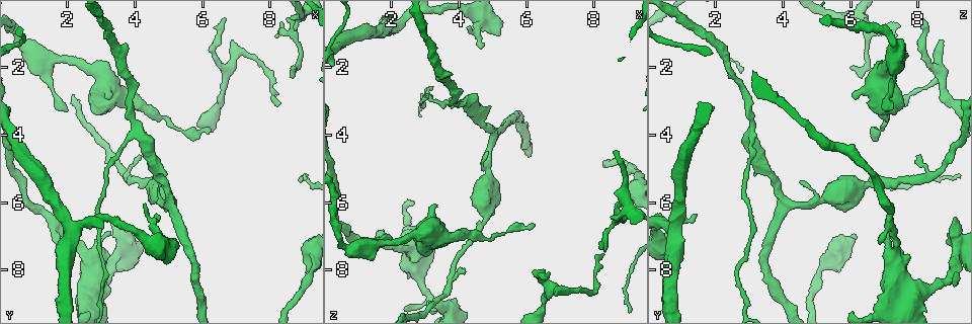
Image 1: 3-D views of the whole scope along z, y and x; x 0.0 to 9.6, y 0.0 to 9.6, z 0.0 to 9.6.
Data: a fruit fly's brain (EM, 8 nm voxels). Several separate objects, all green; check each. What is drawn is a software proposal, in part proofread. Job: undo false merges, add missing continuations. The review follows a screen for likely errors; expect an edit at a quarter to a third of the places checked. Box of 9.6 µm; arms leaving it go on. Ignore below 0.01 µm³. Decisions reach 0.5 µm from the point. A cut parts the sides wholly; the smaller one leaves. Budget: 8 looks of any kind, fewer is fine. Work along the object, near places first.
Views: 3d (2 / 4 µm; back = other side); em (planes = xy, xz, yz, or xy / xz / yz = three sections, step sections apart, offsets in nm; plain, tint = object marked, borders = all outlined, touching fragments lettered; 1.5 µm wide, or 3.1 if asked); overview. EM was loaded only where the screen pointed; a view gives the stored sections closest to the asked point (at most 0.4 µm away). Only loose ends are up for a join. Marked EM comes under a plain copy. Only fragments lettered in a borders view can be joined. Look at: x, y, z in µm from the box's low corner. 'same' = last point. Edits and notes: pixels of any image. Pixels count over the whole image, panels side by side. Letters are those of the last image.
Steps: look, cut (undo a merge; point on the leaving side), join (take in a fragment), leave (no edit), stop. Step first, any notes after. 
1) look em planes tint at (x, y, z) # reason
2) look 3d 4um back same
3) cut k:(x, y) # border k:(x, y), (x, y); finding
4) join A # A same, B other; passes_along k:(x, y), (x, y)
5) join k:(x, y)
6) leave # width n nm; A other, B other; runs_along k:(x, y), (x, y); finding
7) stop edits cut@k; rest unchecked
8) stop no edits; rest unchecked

look em planes borders at (8.80, 1.95, 6.45) # sharp bend

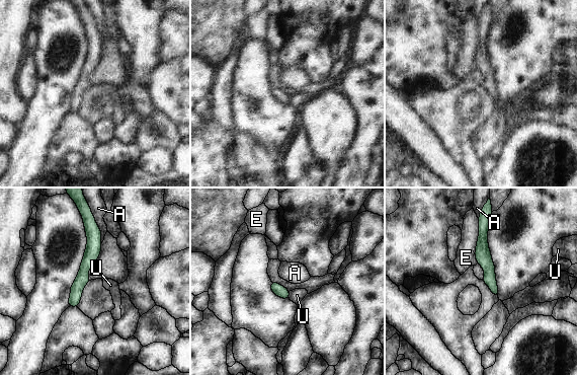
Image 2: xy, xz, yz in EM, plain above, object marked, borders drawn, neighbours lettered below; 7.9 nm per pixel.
leave # width 90 nm; A other, E other, U other; runs_along 2:(90, 225), (92, 252), (71, 304); all the same cell

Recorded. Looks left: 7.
look em planes borders at (6.15, 3.90, 6.65) # end of a long branch

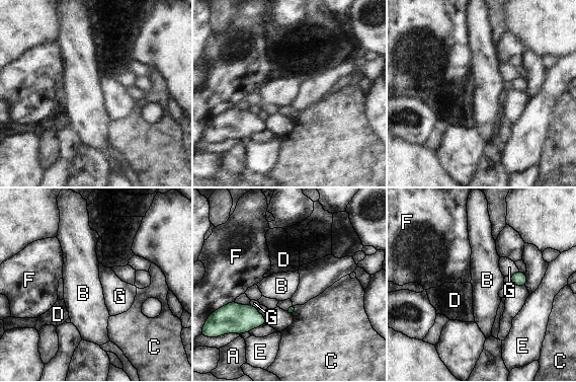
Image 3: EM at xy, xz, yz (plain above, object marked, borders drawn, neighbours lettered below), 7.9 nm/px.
leave # A other, B other, C other, D other, E other, F other, G other; border 3:(518, 271), (510, 277); none of them fits

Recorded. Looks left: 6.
look 3d 2um at (3.30, 6.90, 7.15) # free end

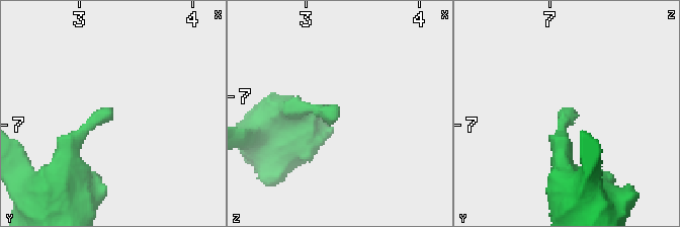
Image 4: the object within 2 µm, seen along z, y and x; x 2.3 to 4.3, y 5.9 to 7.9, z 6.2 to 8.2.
look em planes borders at (3.28, 6.84, 7.16)

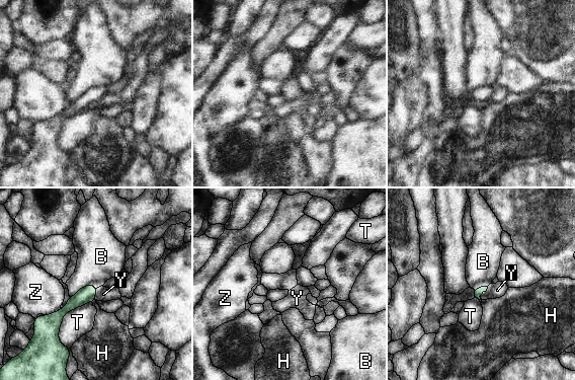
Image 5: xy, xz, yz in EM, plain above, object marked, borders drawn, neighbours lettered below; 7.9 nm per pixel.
leave # B other, H other, T other, Y other, Z other; border 5:(96, 287), (84, 286), (70, 297); none of them fits

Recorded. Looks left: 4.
look em yz step 8 tint at (4.80, 5.60, 6.35) # sudden change in width

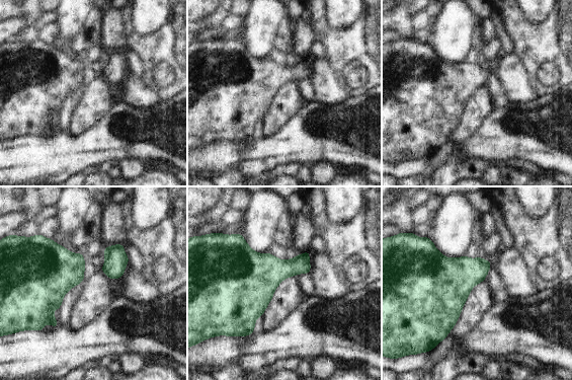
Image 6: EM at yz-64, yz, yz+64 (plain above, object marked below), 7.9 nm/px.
look em planes borders same # cut it another way

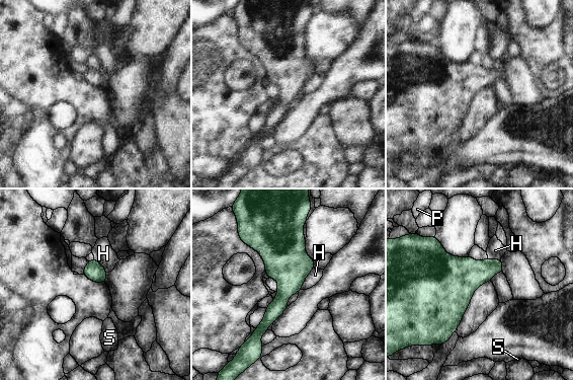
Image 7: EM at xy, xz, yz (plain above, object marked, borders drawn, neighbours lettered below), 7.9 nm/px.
leave # width 50 nm; H other, P other, S other; border 7:(314, 268), (306, 277), (300, 289); continuous, no second cell

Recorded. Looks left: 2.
stop no edits; rest unchecked

